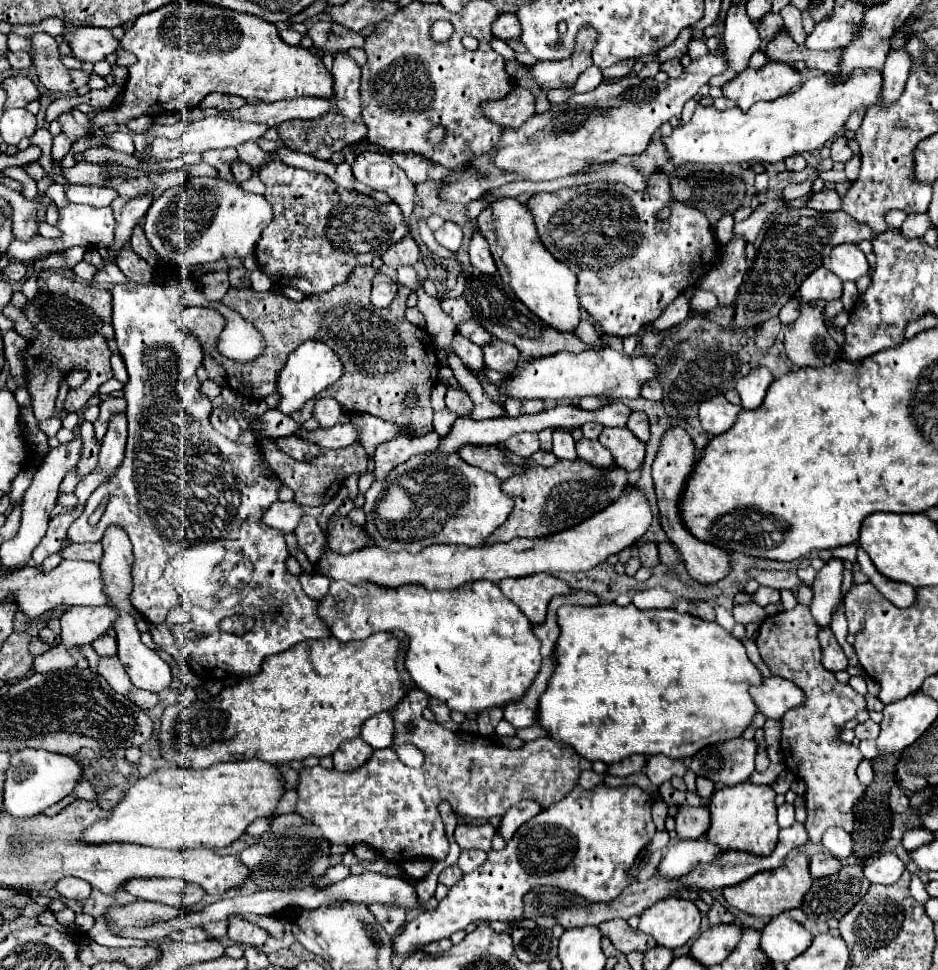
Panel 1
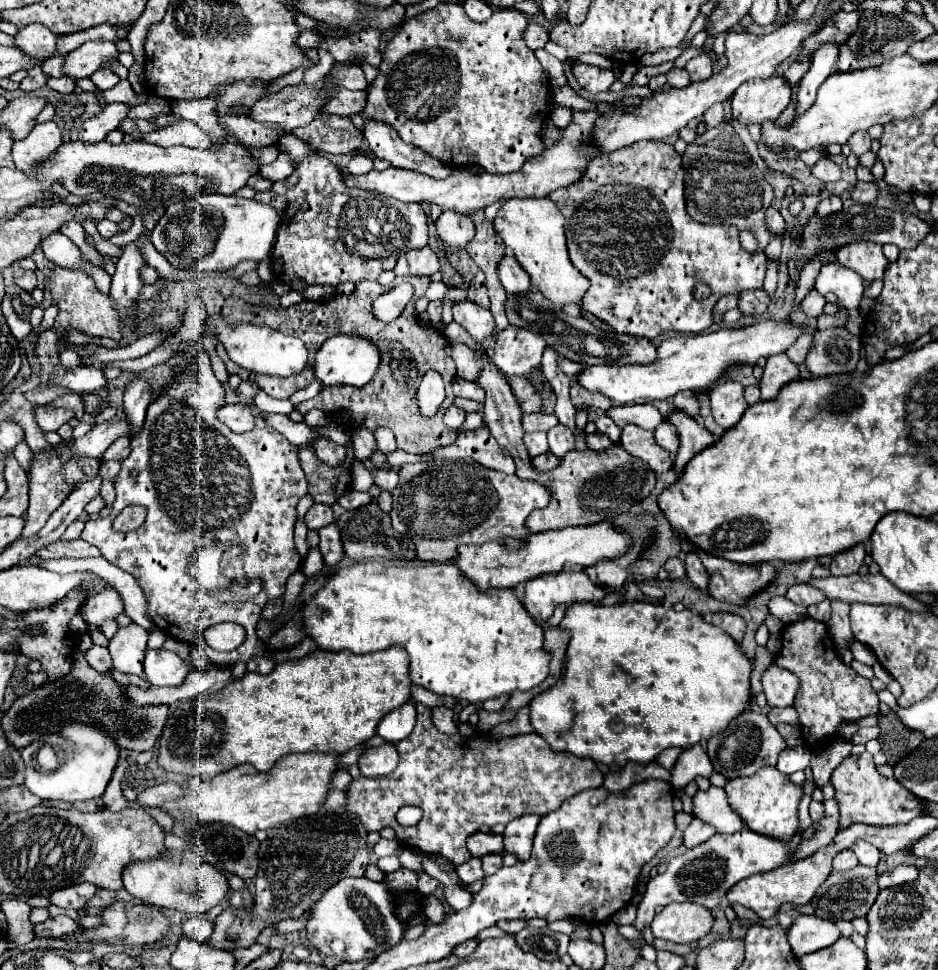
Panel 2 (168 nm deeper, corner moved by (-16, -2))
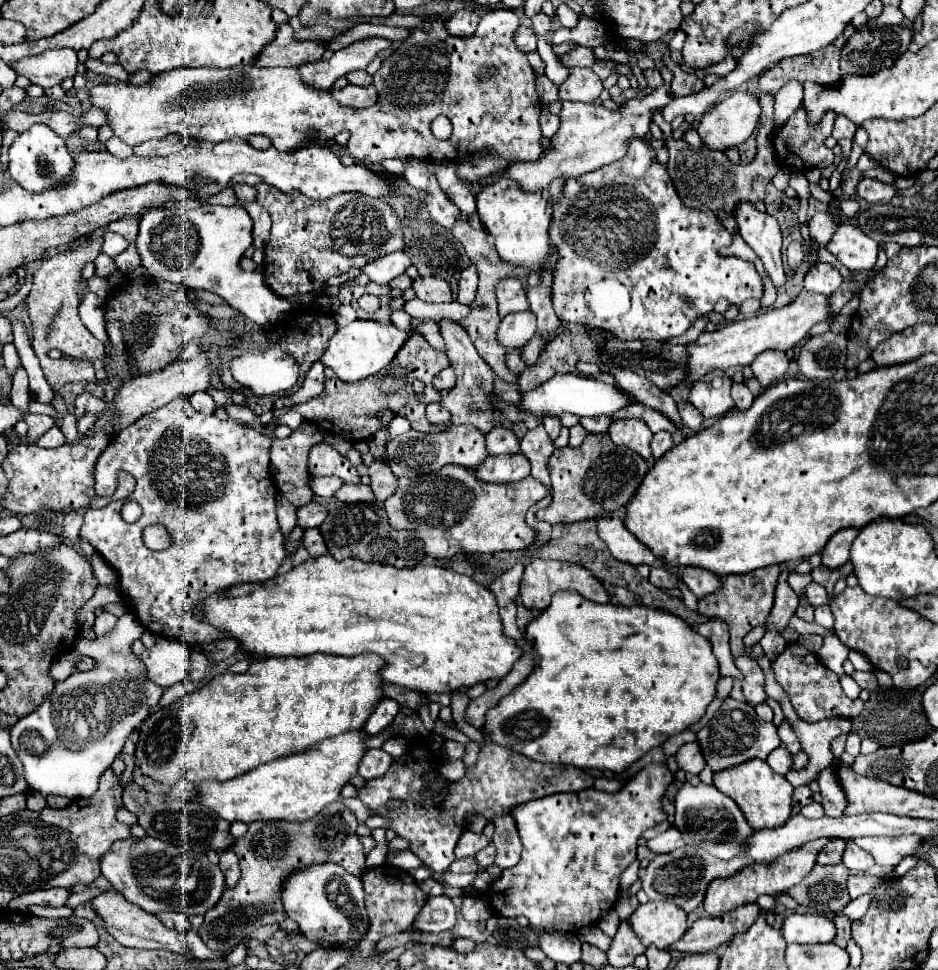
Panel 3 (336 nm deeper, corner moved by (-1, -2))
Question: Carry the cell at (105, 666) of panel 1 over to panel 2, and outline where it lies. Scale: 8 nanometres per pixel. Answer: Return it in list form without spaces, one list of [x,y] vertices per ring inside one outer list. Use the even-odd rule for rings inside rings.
[[[130,623],[126,627],[120,627],[108,645],[114,667],[122,673],[142,673],[146,641],[148,631],[140,629],[140,625]]]

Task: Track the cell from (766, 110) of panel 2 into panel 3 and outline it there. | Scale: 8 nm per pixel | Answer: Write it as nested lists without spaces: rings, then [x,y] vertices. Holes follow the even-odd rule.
[[[737,91],[705,113],[697,133],[707,147],[723,151],[743,143],[759,125],[759,117],[759,99],[749,91]]]

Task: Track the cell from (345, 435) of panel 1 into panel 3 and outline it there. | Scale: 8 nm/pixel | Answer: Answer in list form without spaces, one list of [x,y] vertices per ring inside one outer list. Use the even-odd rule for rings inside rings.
[[[225,405],[225,411],[231,419],[239,421],[239,423],[251,423],[257,419],[257,413],[253,409],[249,409],[247,405]]]

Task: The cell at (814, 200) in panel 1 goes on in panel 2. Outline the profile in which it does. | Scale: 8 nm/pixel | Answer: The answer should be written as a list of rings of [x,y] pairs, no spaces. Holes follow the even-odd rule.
[[[856,183],[852,189],[852,199],[856,203],[872,203],[878,197],[878,187],[876,183]]]

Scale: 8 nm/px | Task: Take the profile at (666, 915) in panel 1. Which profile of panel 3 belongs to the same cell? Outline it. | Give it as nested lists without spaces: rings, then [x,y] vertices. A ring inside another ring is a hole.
[[[649,901],[629,915],[629,923],[645,947],[655,945],[665,949],[687,931],[687,913],[669,901]]]

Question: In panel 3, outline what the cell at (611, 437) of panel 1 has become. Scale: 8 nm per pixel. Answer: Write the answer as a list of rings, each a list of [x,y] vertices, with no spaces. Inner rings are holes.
[[[637,419],[613,421],[611,427],[609,427],[609,437],[615,445],[629,447],[631,451],[635,451],[643,459],[647,459],[647,463],[651,463],[649,459],[653,455],[651,455],[651,449],[649,449],[649,441],[651,441],[653,433],[649,431],[649,427],[643,421],[637,421]]]

